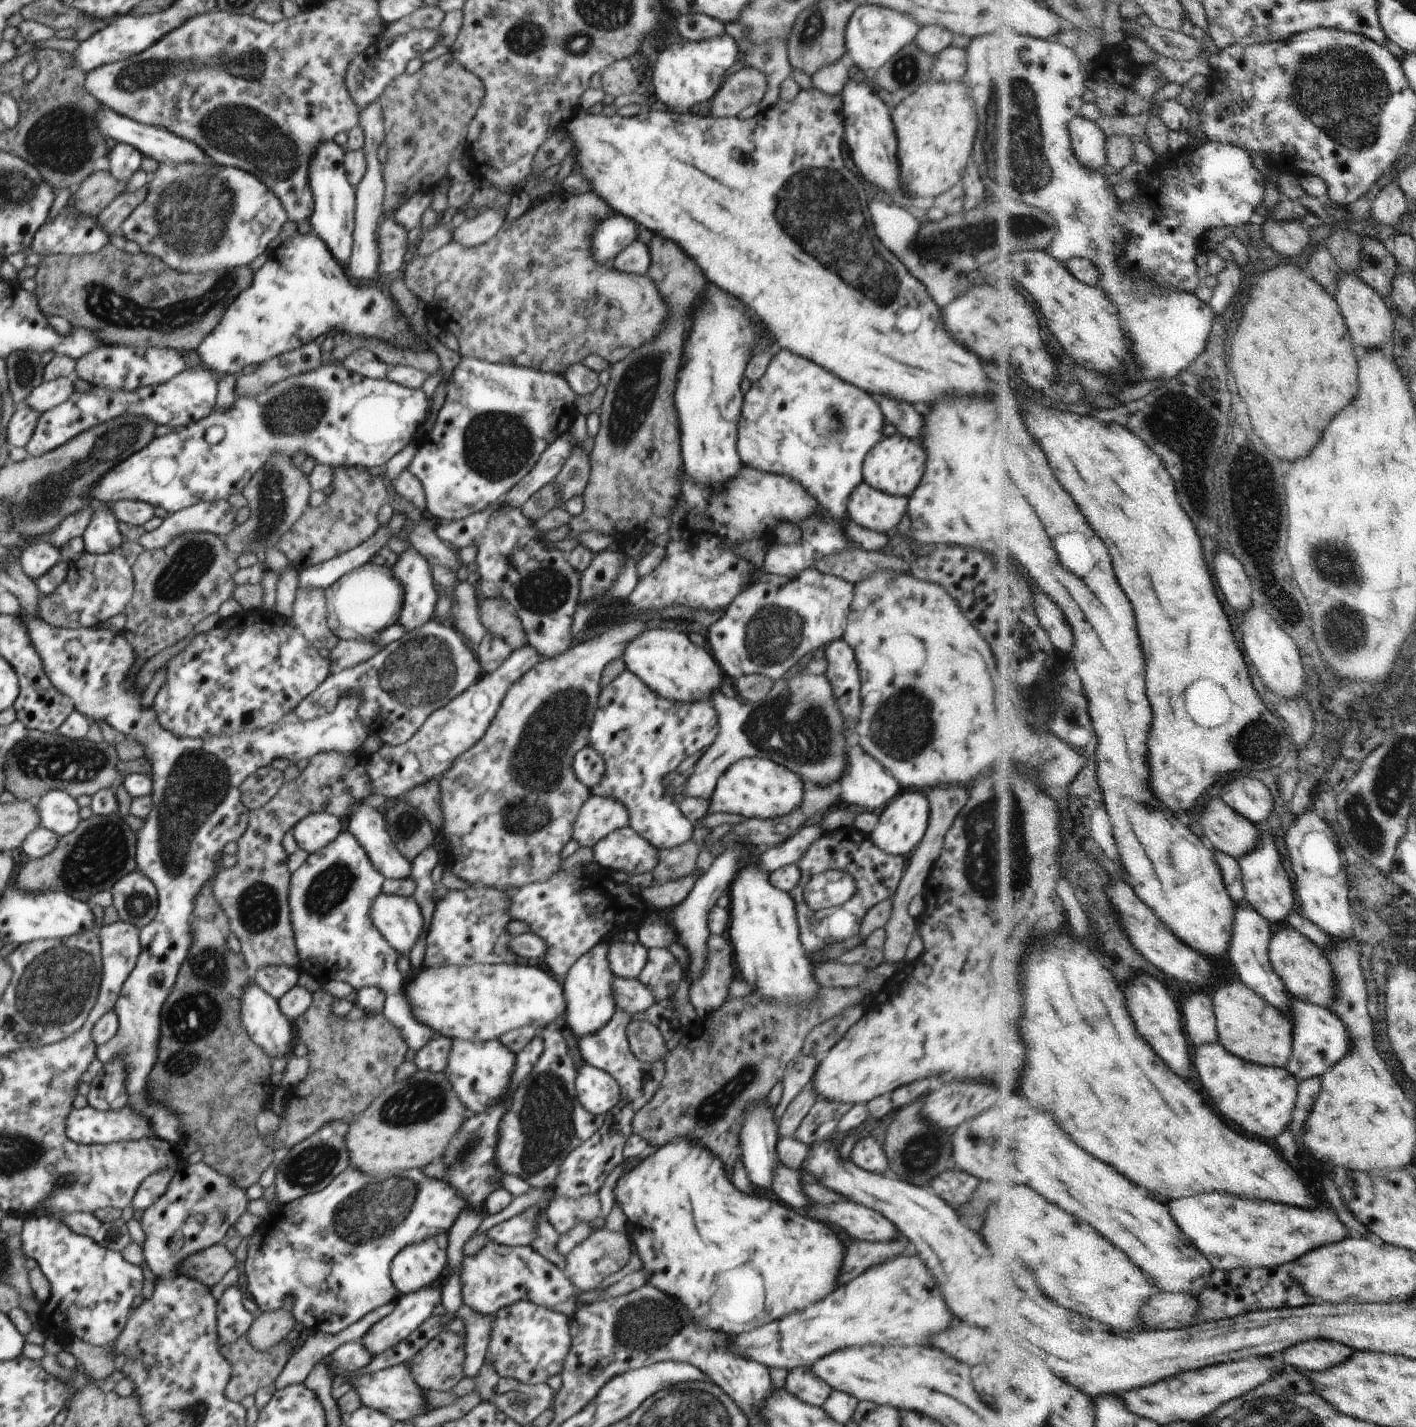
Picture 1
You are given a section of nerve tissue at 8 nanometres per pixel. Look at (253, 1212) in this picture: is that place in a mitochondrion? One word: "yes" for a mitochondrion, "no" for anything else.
no

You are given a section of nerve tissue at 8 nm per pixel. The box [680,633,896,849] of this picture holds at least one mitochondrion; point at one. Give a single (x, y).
(799, 732)

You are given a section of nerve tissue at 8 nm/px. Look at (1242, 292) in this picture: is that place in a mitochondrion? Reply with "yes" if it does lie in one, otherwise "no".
no

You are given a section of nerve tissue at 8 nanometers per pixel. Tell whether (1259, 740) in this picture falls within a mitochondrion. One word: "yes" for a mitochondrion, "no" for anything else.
yes

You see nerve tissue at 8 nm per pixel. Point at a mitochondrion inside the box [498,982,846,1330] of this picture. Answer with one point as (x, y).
(546, 1120)

